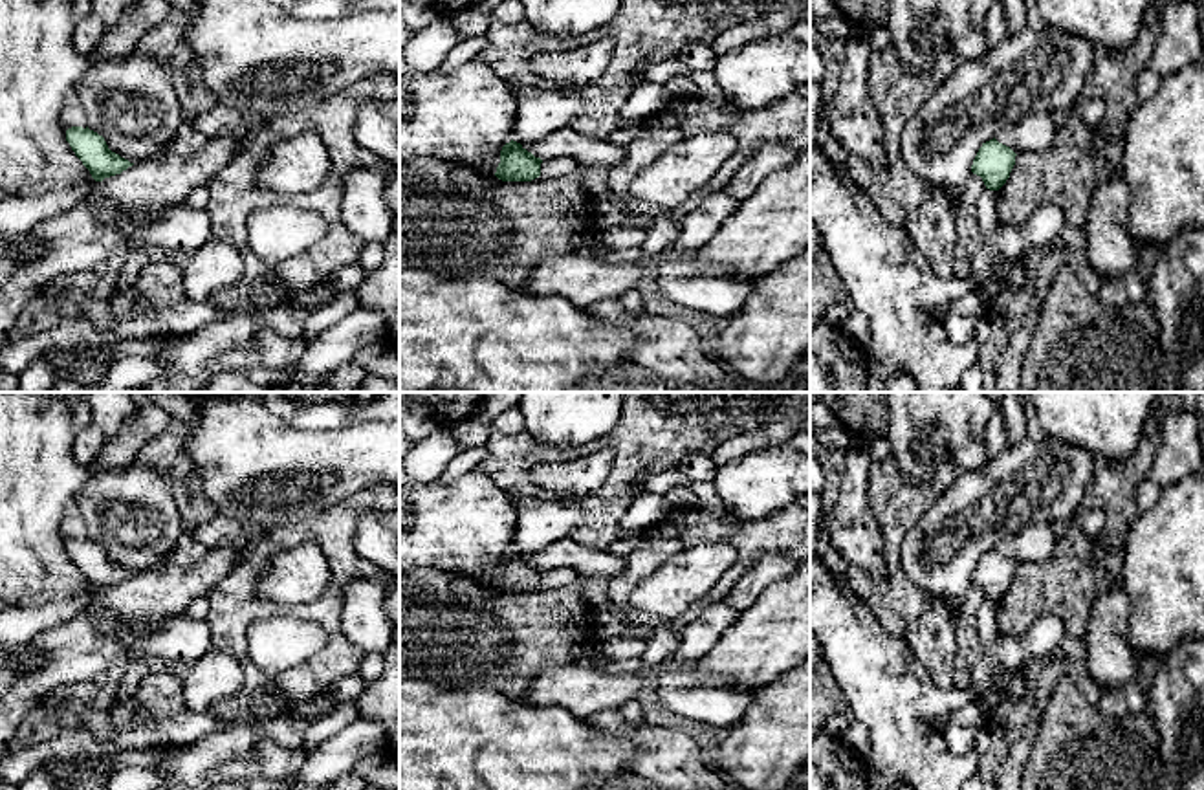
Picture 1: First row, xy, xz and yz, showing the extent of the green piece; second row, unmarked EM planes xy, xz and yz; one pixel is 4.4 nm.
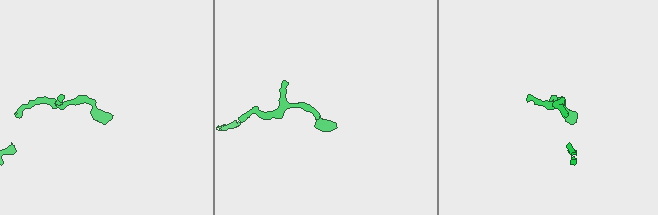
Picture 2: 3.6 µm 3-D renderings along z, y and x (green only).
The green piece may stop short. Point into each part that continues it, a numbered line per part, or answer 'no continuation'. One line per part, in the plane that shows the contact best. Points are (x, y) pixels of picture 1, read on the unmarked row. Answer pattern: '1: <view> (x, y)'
no continuation

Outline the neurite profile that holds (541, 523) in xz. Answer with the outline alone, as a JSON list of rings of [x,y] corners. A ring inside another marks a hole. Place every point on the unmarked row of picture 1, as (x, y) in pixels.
[[[511,495],[517,508],[517,530],[511,550],[530,554],[568,539],[583,522],[577,499],[546,495],[544,499]]]

